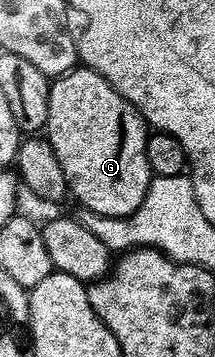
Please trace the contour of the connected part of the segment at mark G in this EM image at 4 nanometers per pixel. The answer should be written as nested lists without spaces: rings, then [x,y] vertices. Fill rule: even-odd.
[[[76,67],[51,81],[45,136],[53,147],[53,155],[57,155],[57,163],[61,163],[61,171],[65,171],[68,194],[75,196],[83,209],[110,217],[128,217],[141,207],[153,176],[147,158],[149,126],[137,107],[124,99],[100,73]]]

